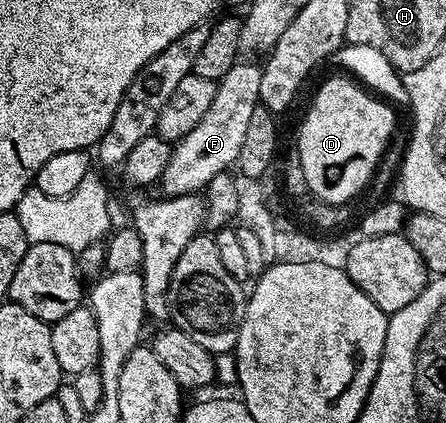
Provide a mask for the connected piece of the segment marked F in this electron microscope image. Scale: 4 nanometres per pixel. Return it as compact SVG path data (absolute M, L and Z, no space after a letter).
M240 60L219 79L213 104L209 104L209 112L205 112L201 124L197 124L197 128L193 128L189 136L174 143L169 164L165 164L163 175L158 180L166 197L176 198L182 194L202 191L213 176L230 171L238 163L249 120L261 104L259 89L262 71L262 65L258 61L255 63Z

